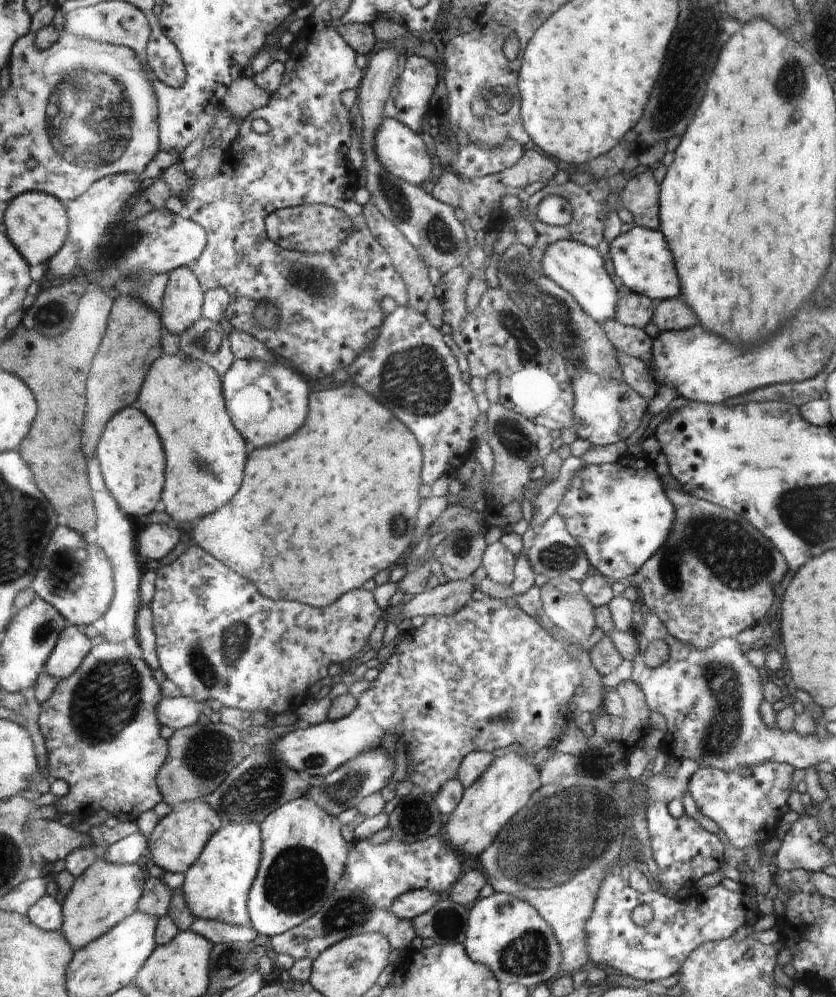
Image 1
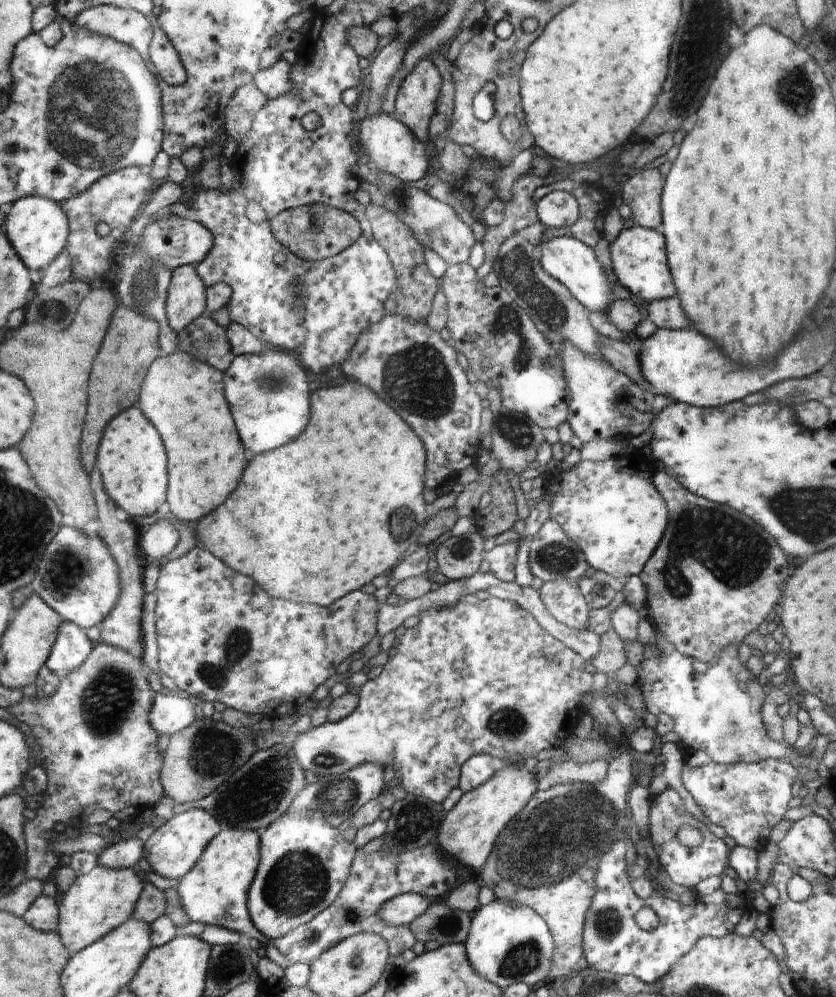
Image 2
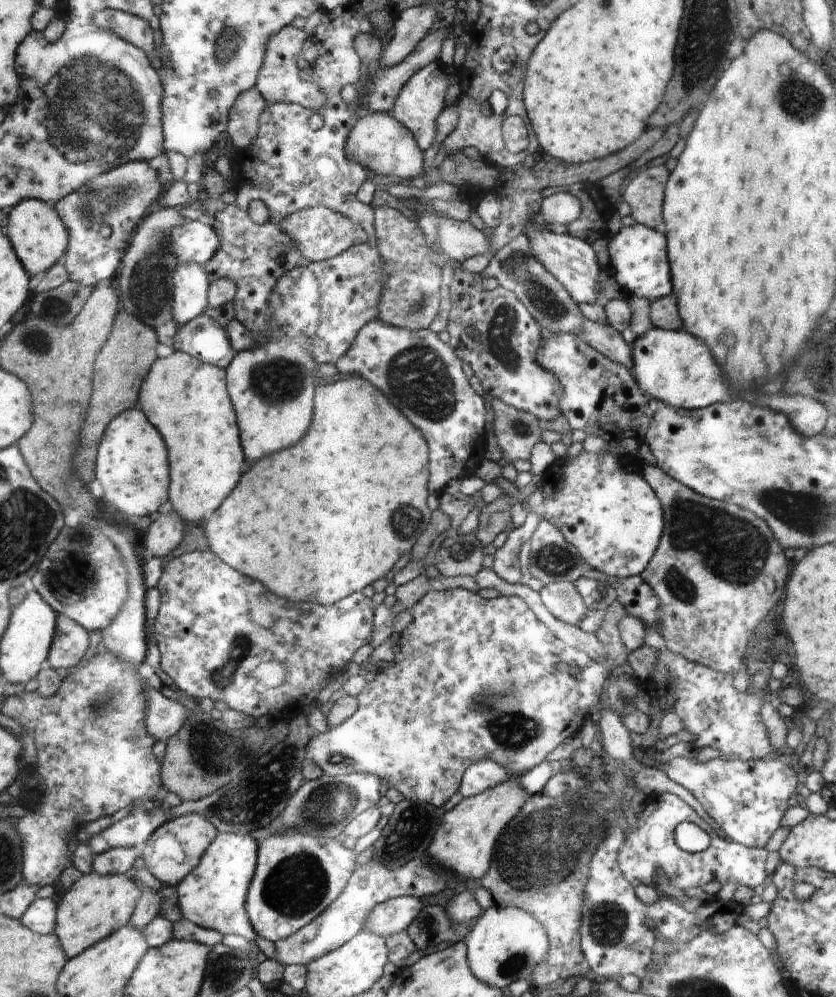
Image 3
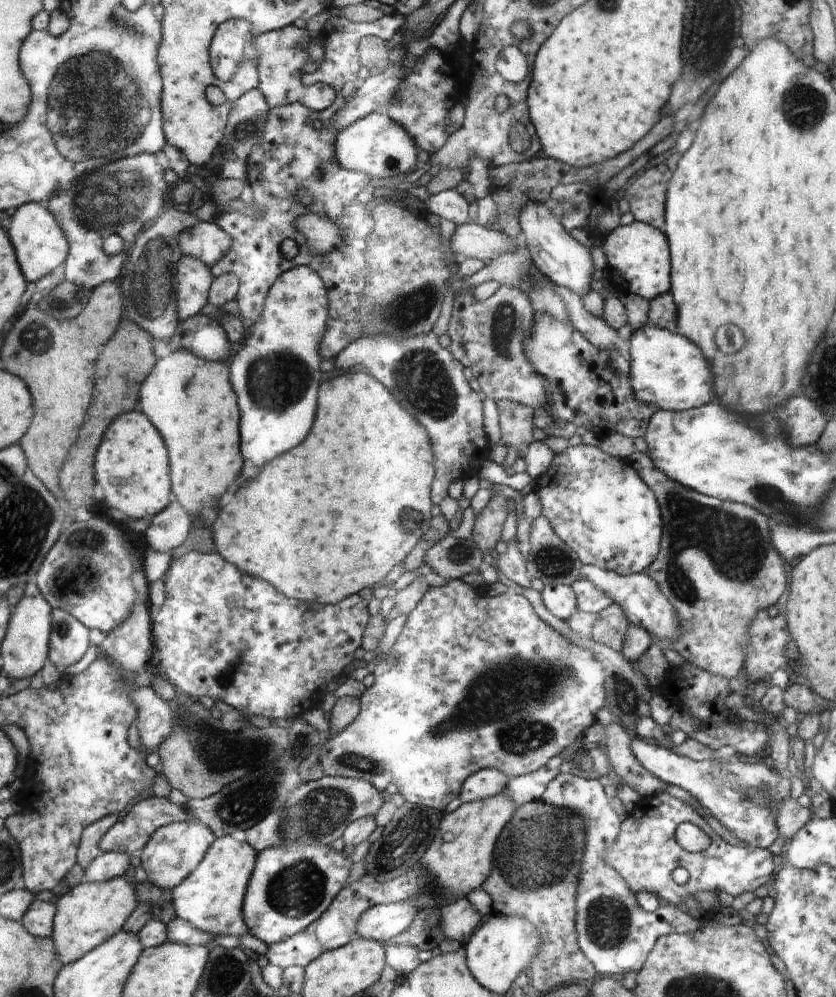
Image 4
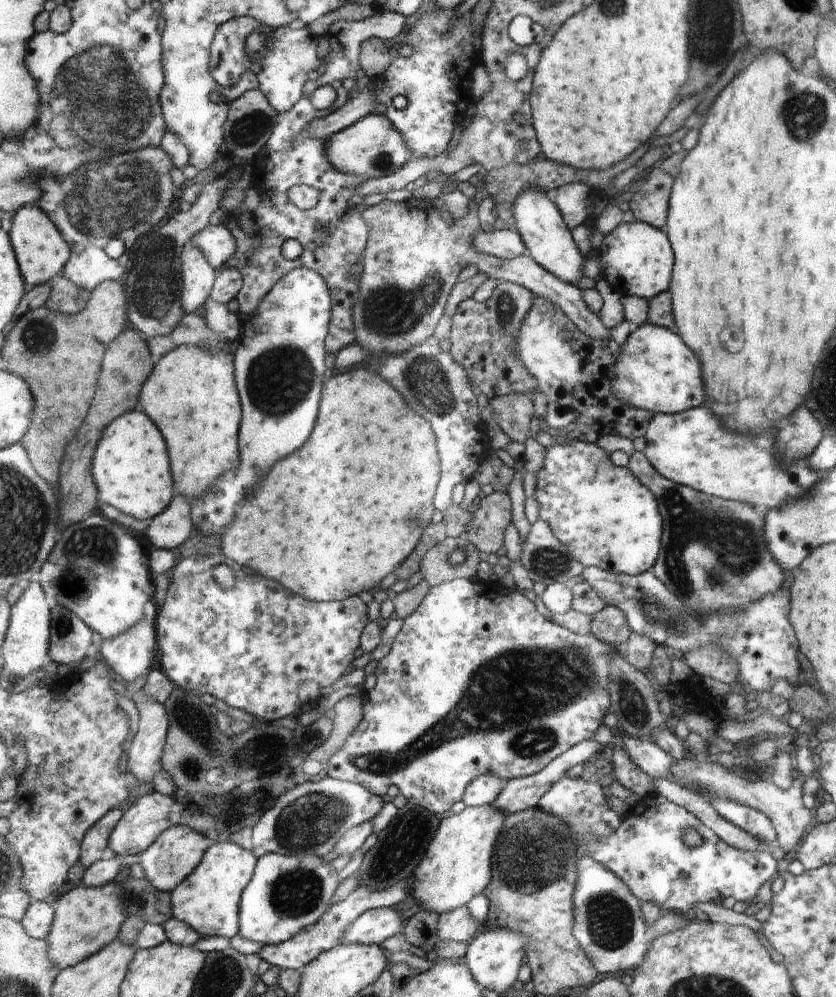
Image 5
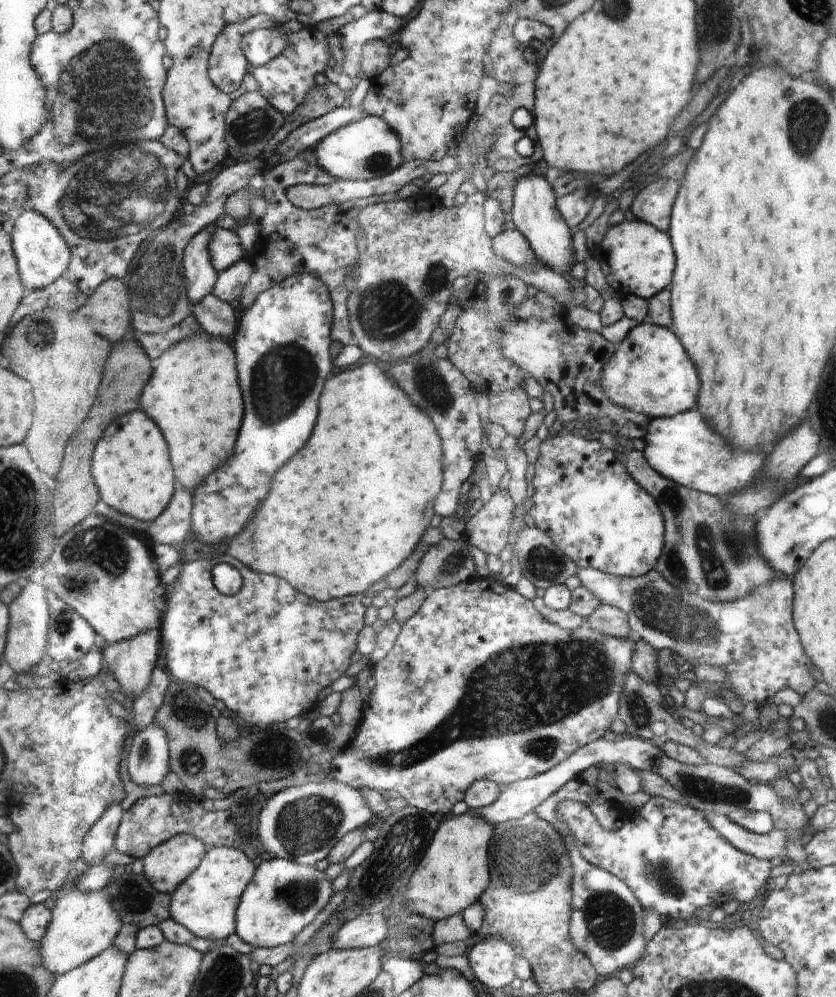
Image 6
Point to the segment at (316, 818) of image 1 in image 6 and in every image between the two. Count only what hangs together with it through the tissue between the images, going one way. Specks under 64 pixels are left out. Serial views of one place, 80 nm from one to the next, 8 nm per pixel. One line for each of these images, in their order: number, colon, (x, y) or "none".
2: (304, 862)
3: (297, 877)
4: (289, 889)
5: (287, 893)
6: (284, 896)

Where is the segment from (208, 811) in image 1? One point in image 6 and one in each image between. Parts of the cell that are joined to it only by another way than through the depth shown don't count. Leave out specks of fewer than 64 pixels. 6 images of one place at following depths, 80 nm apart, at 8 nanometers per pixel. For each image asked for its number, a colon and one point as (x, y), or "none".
2: (177, 843)
3: (174, 850)
4: (174, 851)
5: (176, 853)
6: (167, 866)

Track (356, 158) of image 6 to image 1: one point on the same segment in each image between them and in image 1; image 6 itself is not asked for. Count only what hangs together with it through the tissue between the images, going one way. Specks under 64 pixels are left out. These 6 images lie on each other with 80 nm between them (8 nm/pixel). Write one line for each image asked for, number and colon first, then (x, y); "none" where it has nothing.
1: (401, 150)
2: (395, 149)
3: (381, 144)
4: (376, 145)
5: (373, 147)

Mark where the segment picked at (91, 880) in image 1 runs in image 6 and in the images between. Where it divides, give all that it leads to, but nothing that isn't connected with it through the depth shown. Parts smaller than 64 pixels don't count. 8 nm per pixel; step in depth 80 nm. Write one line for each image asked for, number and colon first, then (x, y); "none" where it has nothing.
2: (96, 903)
3: (95, 906)
4: (88, 915)
5: (87, 919)
6: (84, 924)

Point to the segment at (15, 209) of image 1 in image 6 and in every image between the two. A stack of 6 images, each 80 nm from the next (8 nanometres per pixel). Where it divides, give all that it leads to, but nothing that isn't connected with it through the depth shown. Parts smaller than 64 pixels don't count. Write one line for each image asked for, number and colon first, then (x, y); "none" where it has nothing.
2: (38, 227)
3: (38, 234)
4: (41, 245)
5: (42, 251)
6: (43, 255)

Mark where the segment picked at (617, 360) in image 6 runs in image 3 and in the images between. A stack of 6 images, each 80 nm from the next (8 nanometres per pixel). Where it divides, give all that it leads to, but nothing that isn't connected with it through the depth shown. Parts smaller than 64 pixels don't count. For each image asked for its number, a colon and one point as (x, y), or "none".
3: (676, 368)
4: (667, 371)
5: (657, 371)

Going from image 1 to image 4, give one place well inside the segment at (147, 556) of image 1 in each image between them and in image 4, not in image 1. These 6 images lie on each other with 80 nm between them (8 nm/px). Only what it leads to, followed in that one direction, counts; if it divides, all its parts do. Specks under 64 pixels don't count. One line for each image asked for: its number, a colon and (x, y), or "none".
2: (159, 539)
3: (188, 400)
4: (191, 399)

